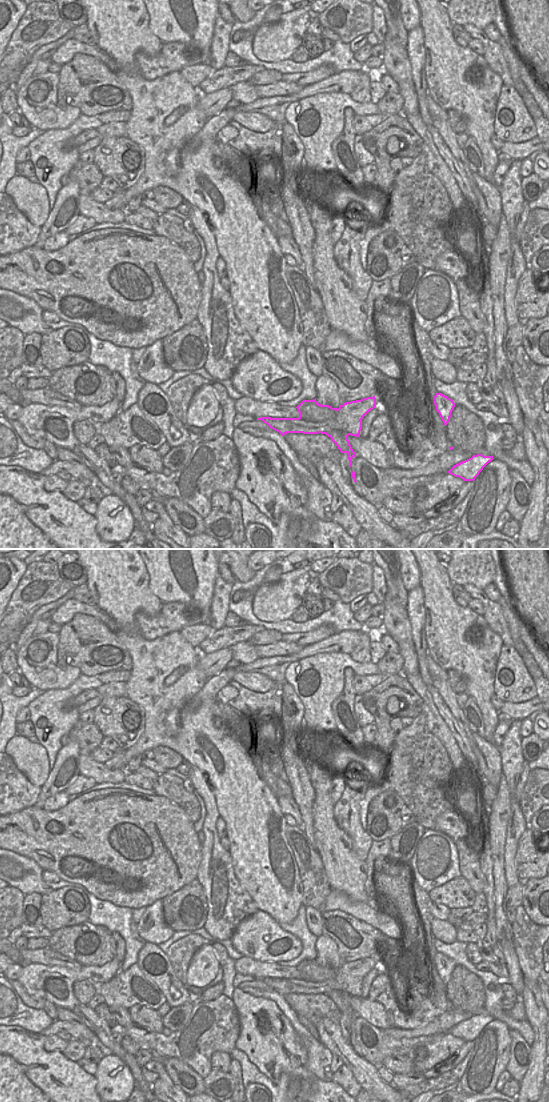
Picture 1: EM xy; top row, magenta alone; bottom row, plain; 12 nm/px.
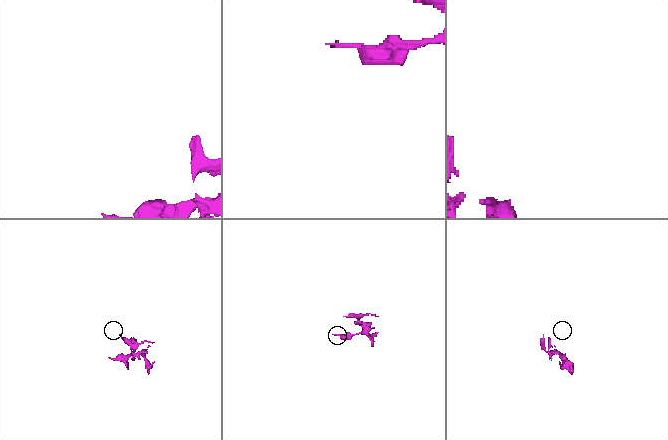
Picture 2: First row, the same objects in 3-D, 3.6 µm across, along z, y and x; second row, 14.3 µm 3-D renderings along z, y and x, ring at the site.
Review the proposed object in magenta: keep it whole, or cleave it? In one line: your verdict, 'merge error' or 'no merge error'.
merge error

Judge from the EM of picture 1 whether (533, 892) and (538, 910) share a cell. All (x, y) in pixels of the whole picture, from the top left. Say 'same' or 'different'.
same

